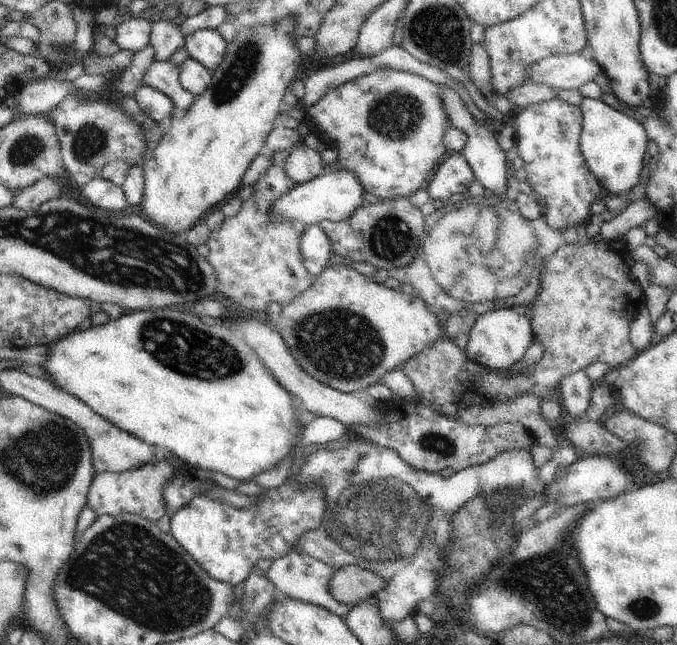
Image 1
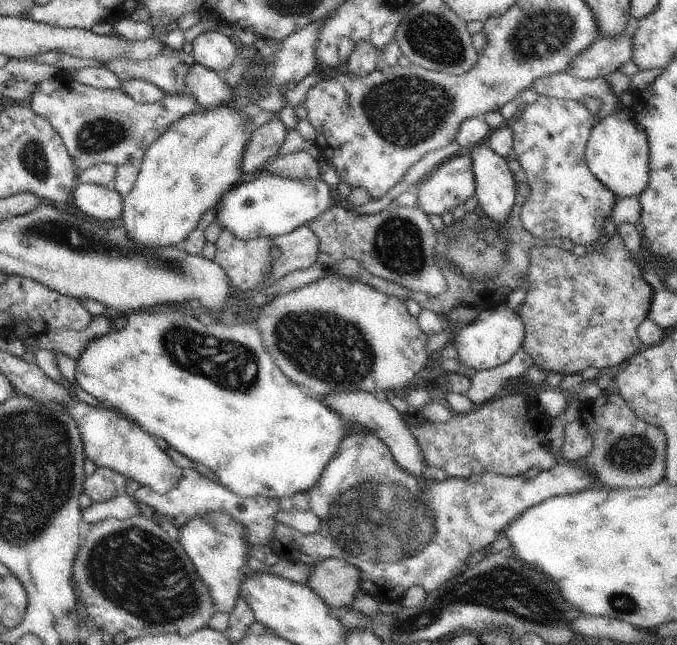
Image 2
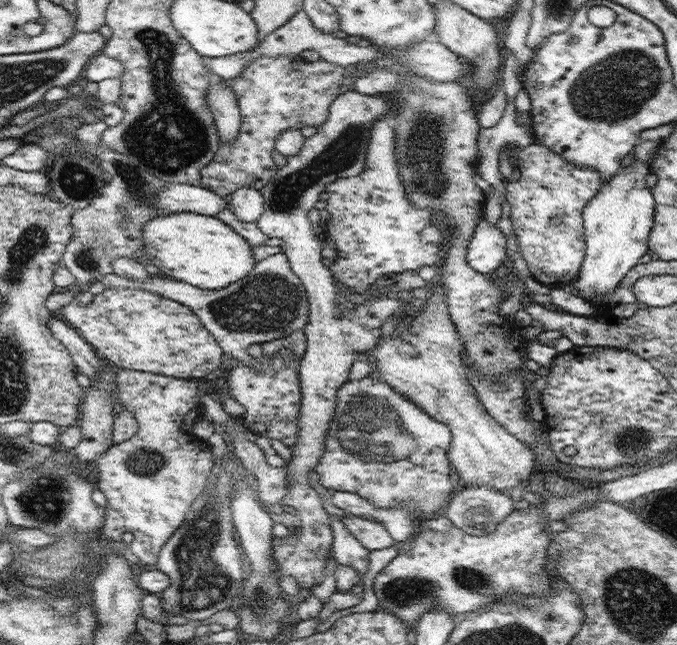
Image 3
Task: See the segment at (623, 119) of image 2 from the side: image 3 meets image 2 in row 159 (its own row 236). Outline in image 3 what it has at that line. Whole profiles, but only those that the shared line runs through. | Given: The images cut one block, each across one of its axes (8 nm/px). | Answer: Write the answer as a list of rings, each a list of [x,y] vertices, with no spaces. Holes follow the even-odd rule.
[[[634,162],[626,171],[627,174],[615,175],[604,183],[583,210],[586,252],[578,277],[572,284],[576,295],[597,310],[603,304],[598,296],[612,294],[640,258],[650,252],[648,242],[655,211],[650,164]]]

